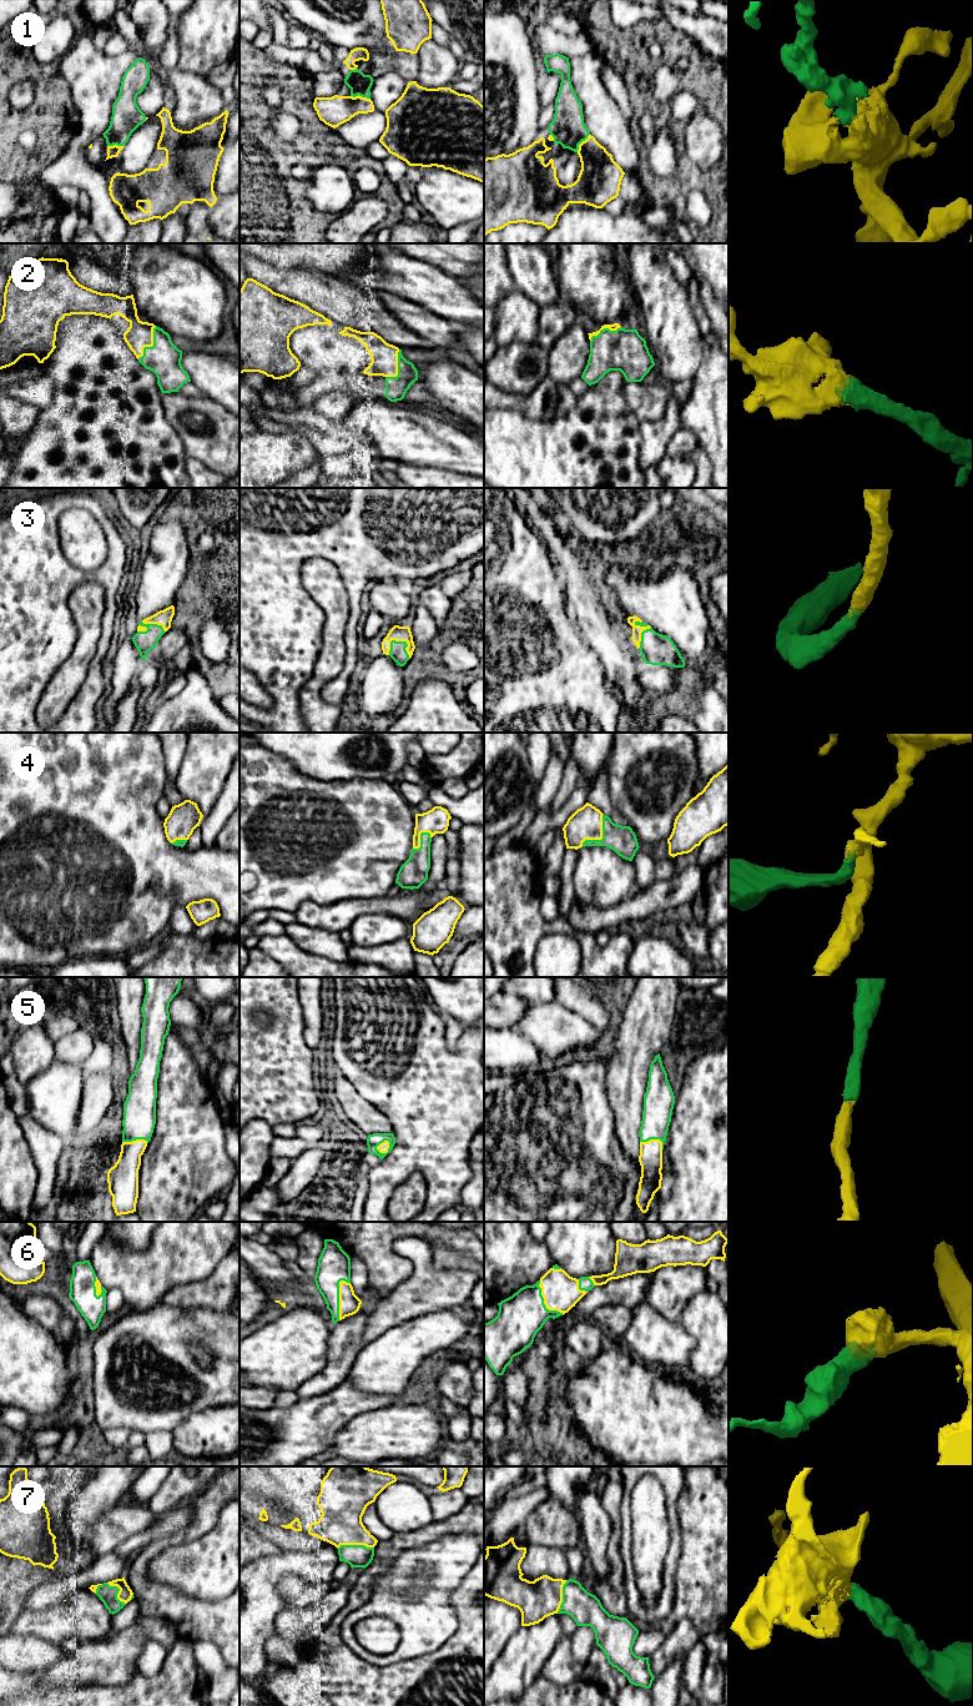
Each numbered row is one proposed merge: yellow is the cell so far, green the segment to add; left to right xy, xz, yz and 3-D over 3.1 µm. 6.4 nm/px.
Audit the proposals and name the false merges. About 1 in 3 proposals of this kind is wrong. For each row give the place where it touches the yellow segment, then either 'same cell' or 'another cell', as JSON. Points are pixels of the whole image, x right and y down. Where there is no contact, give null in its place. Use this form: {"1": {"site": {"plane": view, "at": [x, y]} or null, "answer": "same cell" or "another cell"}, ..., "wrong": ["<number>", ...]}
{"1": {"site": {"plane": "xz", "at": [361, 96]}, "answer": "same cell"}, "2": {"site": {"plane": "xy", "at": [151, 346]}, "answer": "same cell"}, "3": {"site": {"plane": "yz", "at": [641, 632]}, "answer": "same cell"}, "4": {"site": {"plane": "yz", "at": [601, 836]}, "answer": "same cell"}, "5": {"site": {"plane": "xz", "at": [382, 1143]}, "answer": "same cell"}, "6": {"site": {"plane": "xz", "at": [339, 1299]}, "answer": "same cell"}, "7": {"site": {"plane": "xz", "at": [354, 1544]}, "answer": "same cell"}, "wrong": []}

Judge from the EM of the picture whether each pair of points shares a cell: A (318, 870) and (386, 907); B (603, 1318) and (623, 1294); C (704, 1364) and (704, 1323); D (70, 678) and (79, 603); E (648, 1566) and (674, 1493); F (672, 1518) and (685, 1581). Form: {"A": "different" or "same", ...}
{"A": "different", "B": "different", "C": "same", "D": "same", "E": "different", "F": "different"}

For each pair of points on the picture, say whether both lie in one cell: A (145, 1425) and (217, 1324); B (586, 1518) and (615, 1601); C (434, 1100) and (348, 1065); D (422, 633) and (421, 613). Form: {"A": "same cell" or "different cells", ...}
{"A": "same cell", "B": "different cells", "C": "same cell", "D": "same cell"}

